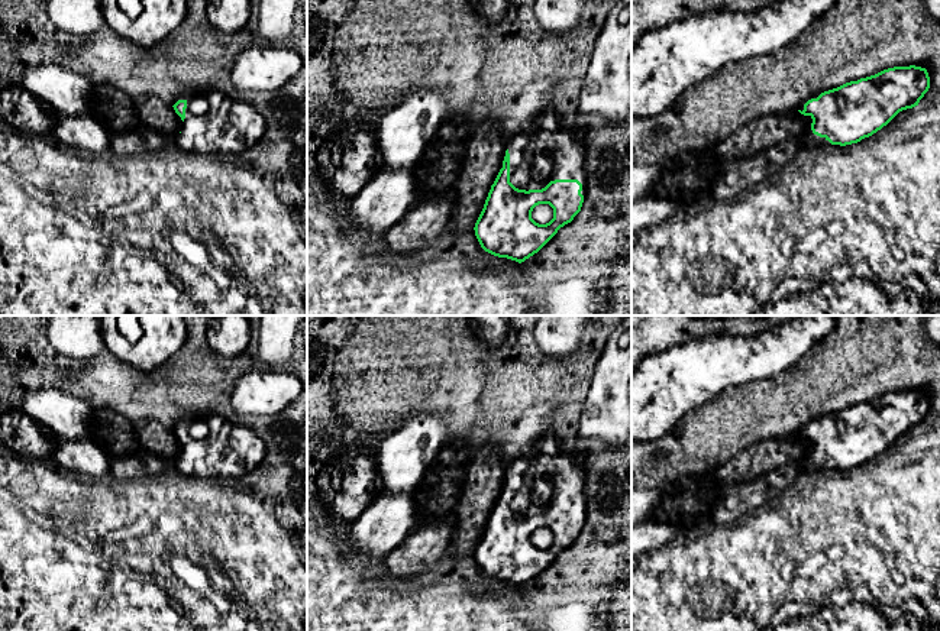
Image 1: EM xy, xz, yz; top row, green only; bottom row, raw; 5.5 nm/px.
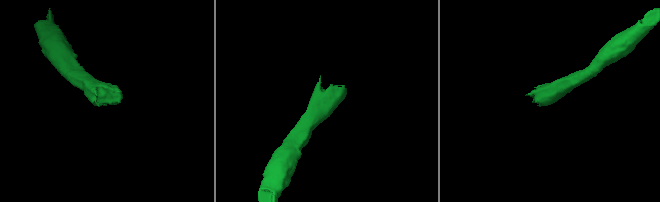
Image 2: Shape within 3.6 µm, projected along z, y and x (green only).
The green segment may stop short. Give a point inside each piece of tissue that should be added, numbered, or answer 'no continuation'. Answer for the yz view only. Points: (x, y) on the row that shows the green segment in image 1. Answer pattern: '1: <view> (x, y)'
1: yz (808, 139)

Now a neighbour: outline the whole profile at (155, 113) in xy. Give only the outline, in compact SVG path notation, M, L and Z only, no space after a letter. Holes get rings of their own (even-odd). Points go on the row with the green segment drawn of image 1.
M155 96L136 97L135 109L142 124L146 124L165 137L174 137L180 129L180 119L174 107Z

